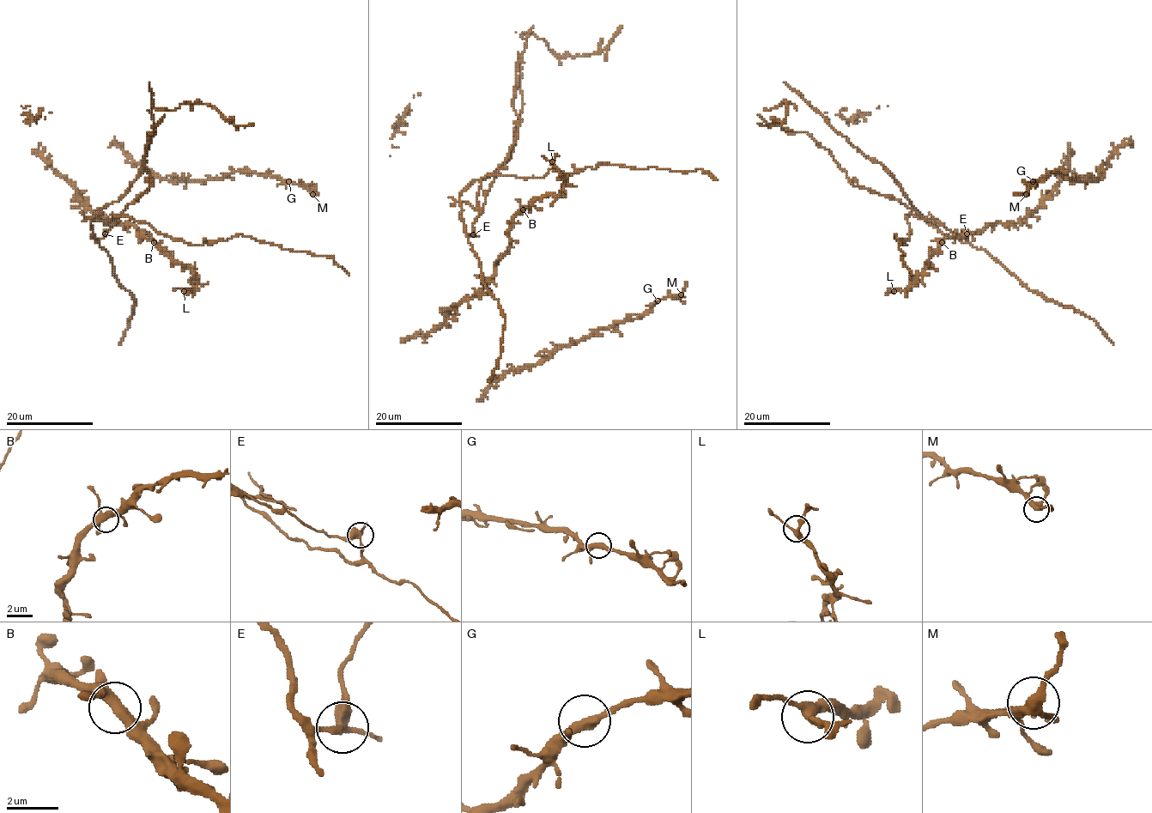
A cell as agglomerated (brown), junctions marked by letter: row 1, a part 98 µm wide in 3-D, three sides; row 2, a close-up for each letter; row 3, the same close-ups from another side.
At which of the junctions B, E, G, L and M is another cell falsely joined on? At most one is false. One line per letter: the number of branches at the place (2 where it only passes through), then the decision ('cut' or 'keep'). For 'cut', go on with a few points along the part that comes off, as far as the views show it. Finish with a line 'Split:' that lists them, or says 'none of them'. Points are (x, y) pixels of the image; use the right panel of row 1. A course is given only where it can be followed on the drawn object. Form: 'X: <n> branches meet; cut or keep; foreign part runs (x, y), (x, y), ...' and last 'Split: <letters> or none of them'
B: 4 branches meet; keep
E: 3 branches meet; cut; foreign part runs (967, 233), (854, 187), (807, 132), (787, 134), (760, 115), (788, 104), (781, 124), (758, 124)
G: 3 branches meet; keep
L: 3 branches meet; keep
M: 3 branches meet; keep
Split: E

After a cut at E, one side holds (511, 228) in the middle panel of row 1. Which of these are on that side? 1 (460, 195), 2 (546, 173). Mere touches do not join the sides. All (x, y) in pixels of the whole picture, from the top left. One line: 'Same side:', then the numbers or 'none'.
Same side: 1

